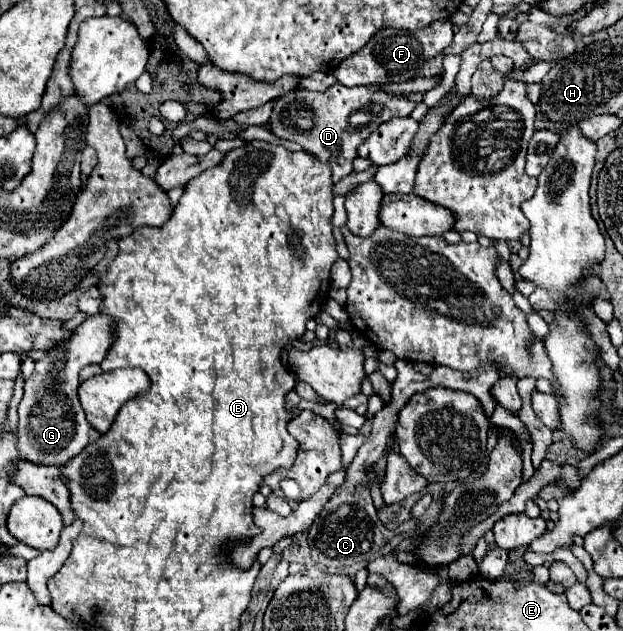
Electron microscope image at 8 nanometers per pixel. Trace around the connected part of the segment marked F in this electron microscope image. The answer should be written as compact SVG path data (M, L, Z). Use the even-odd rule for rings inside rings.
M434 21L432 25L418 31L400 31L392 27L380 29L364 49L356 51L352 57L344 59L336 69L336 79L348 87L360 85L376 85L376 83L392 83L392 81L408 81L418 69L432 57L440 55L452 43L452 21Z

